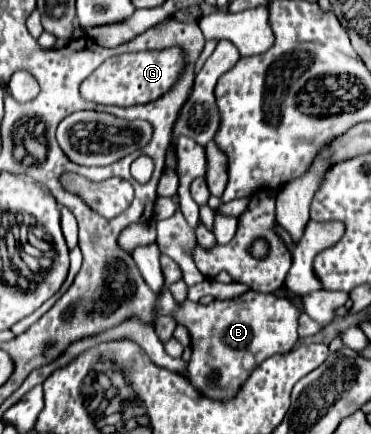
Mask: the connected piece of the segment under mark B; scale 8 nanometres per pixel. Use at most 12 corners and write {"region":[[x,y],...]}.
{"region":[[167,287],[155,315],[189,329],[187,375],[229,399],[261,363],[297,343],[289,299],[247,291],[177,307]]}

